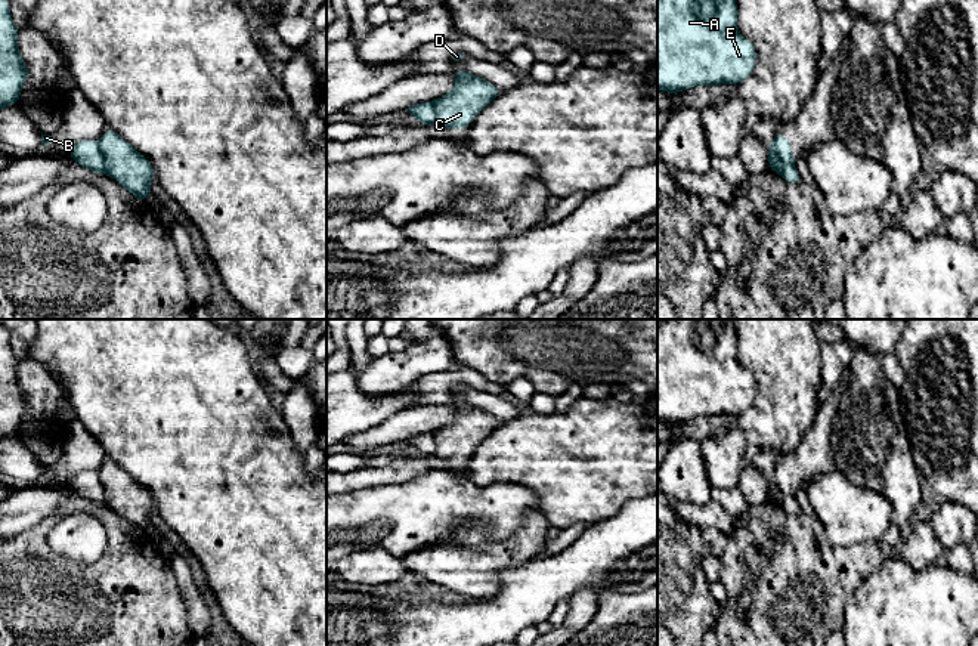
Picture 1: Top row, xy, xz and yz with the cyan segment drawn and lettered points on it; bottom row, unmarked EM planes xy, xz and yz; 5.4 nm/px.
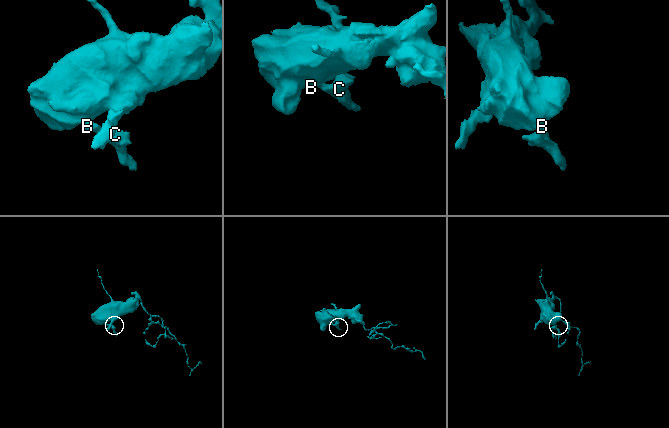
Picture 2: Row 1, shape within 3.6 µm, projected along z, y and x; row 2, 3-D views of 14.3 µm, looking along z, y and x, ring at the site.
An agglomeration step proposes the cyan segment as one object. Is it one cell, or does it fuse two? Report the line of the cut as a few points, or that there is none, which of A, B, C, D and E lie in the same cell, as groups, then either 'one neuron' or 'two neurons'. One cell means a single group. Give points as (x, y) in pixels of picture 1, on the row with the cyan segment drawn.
cut in xy along (99, 145), (107, 173); A B E / C D; two neurons

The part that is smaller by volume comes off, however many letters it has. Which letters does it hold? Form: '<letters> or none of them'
C, D

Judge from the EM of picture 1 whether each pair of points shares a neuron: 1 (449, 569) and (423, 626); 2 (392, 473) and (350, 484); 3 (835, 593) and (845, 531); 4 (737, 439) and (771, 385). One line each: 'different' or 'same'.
1: different
2: same
3: different
4: different

